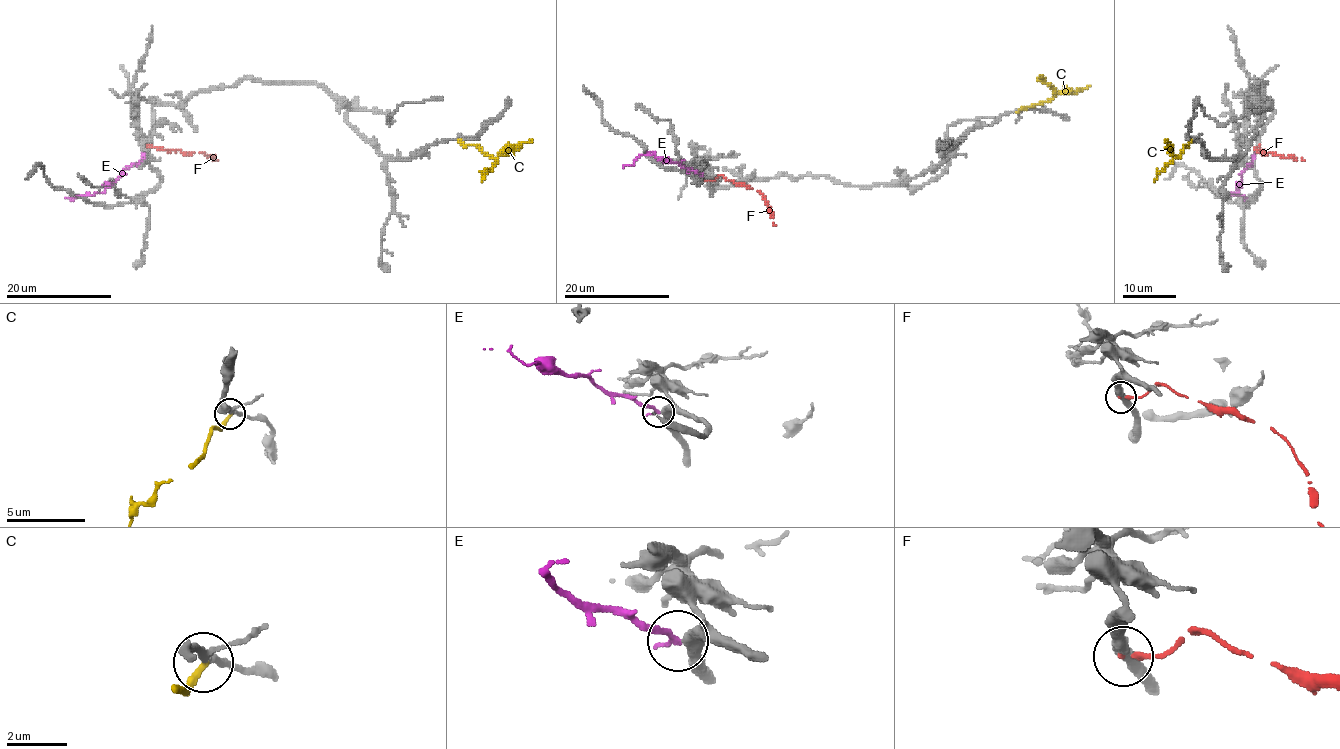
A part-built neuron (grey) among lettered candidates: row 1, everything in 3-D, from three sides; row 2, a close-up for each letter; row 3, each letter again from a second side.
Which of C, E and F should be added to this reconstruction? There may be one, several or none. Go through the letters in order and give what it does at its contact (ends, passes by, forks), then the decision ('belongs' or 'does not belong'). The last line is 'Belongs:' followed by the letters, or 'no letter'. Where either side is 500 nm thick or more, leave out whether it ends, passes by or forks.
C: it ends there; does not belong
E: it ends there; does not belong
F: it ends there; does not belong
Belongs: no letter

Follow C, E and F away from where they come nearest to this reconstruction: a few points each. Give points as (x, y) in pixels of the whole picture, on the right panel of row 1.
C: (1190, 140), (1176, 157), (1165, 140)
E: (1254, 157), (1242, 173), (1238, 191), (1232, 194), (1242, 195), (1244, 199), (1246, 197)
F: (1259, 145), (1255, 149), (1265, 154), (1269, 152), (1304, 161)

